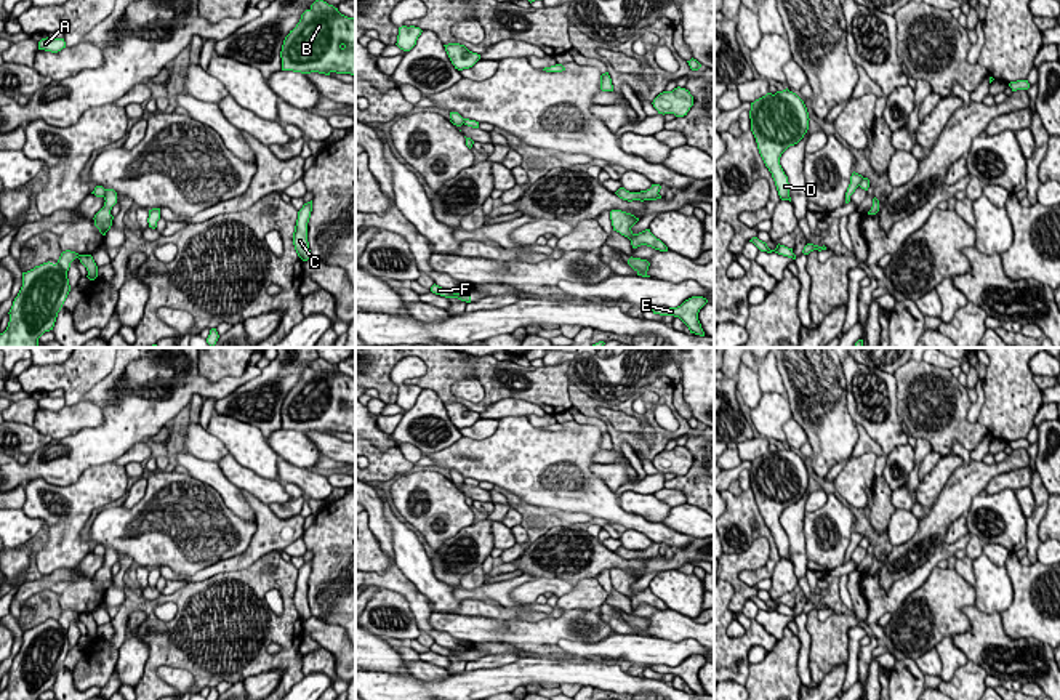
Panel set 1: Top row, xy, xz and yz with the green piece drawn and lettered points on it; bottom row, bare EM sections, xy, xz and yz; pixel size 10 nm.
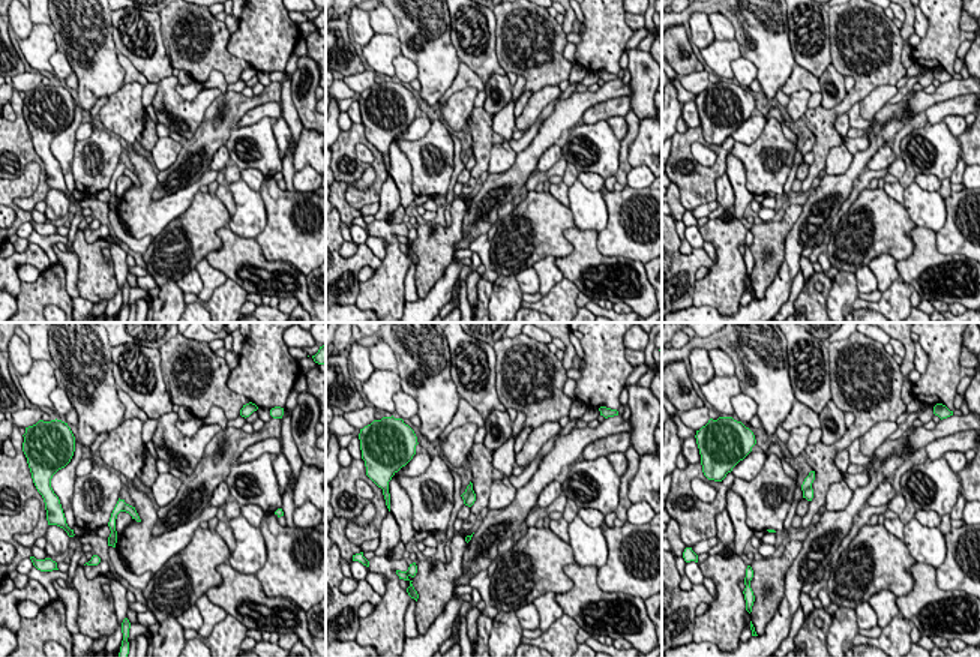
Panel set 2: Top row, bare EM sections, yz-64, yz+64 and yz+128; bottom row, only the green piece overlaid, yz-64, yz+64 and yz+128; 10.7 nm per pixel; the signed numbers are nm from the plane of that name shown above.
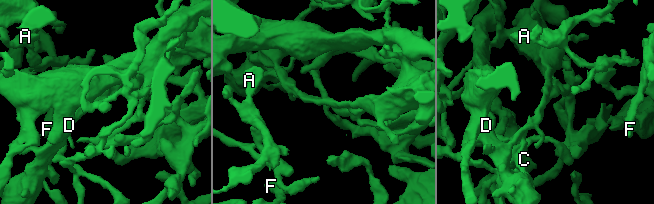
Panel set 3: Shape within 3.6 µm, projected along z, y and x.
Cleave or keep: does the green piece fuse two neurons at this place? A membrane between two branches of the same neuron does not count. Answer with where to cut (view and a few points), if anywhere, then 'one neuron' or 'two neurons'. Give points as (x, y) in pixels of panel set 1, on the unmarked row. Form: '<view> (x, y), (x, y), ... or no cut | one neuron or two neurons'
xy (311, 367), (317, 370), (335, 369) | two neurons

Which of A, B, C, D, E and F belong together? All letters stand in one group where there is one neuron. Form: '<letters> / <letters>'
A B E F / C D

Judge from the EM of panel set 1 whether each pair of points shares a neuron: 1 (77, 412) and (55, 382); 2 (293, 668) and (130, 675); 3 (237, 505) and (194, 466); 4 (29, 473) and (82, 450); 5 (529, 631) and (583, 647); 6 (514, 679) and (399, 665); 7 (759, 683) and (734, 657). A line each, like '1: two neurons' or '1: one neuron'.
1: two neurons
2: two neurons
3: one neuron
4: one neuron
5: two neurons
6: two neurons
7: two neurons

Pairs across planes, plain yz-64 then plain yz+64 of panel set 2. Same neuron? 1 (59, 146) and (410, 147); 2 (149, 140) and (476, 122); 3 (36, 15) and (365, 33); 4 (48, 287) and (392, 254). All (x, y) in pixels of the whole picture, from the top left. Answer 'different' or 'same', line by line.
1: different
2: same
3: different
4: same

